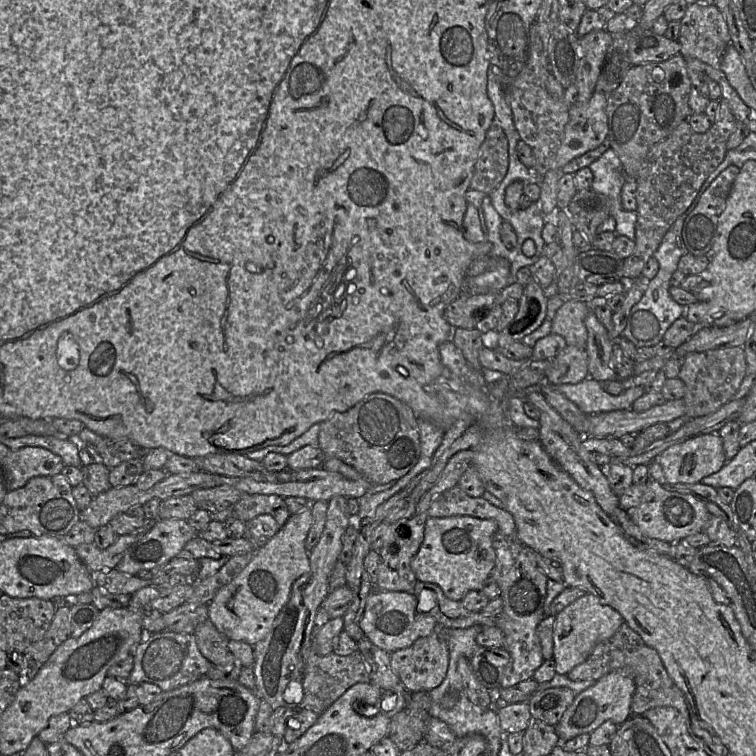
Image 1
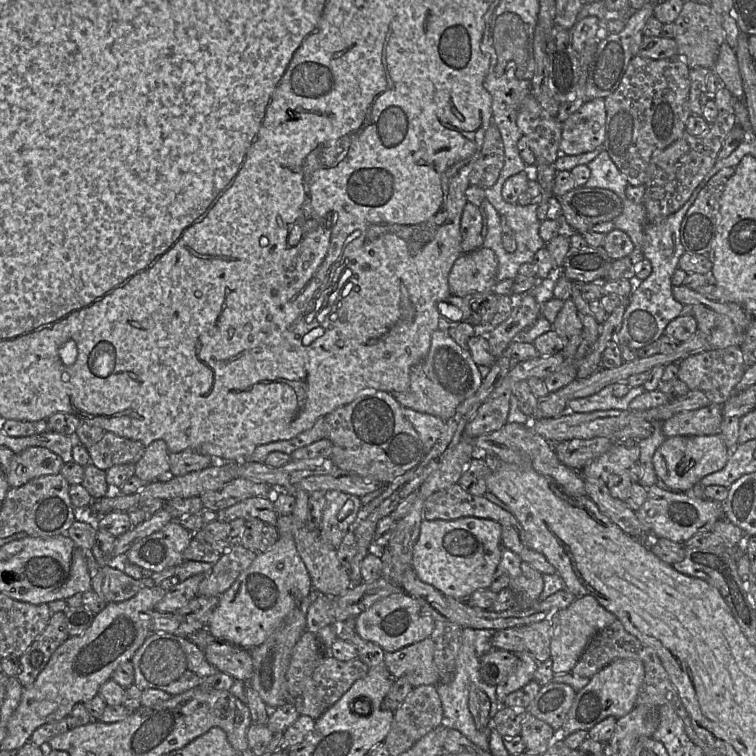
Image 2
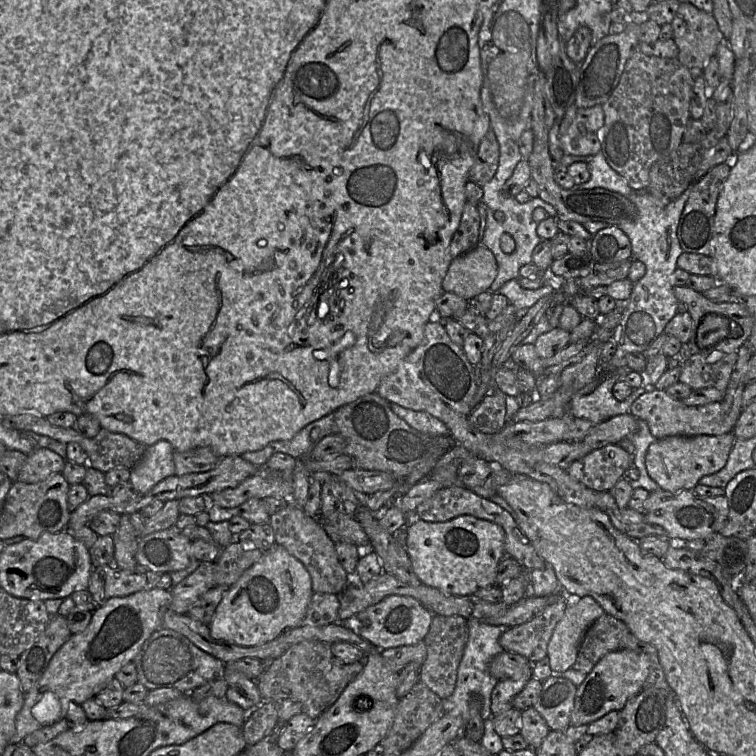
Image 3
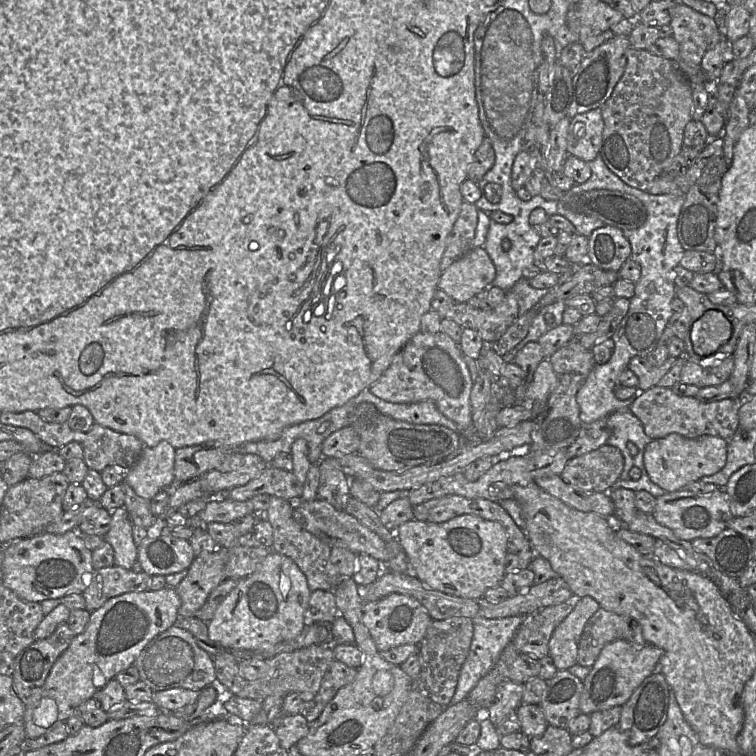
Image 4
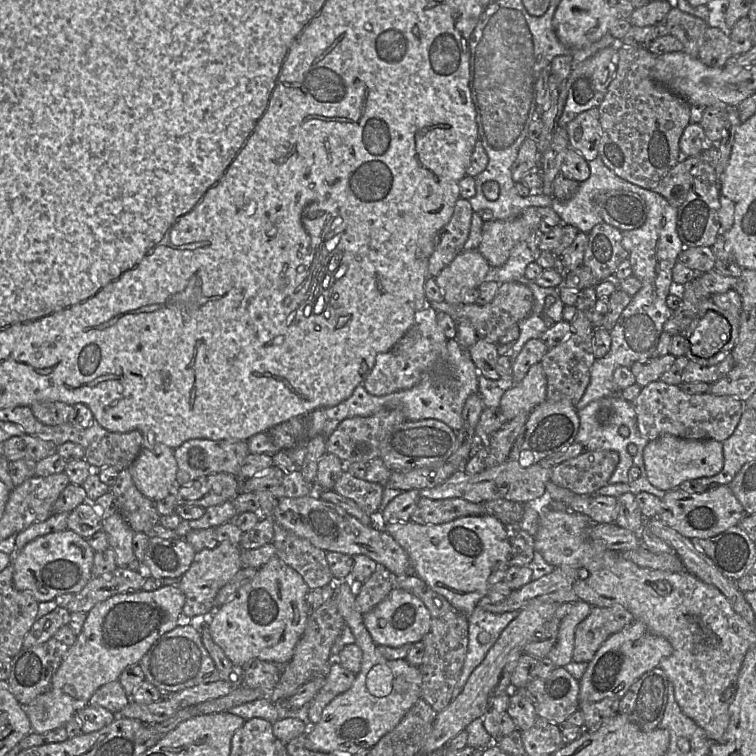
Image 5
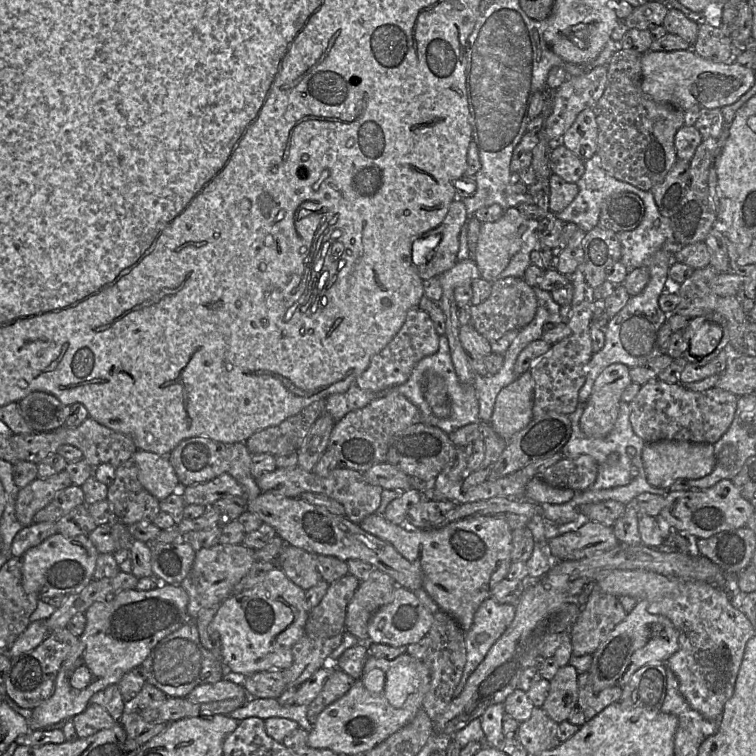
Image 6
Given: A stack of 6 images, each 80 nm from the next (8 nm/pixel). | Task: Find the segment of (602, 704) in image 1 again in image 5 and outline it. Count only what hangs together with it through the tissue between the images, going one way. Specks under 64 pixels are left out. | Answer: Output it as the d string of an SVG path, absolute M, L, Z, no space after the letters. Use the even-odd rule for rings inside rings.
M634 620L621 631L609 636L588 663L580 680L579 701L621 699L635 681L659 666L660 661L672 652L673 648L667 639L651 634L643 622Z

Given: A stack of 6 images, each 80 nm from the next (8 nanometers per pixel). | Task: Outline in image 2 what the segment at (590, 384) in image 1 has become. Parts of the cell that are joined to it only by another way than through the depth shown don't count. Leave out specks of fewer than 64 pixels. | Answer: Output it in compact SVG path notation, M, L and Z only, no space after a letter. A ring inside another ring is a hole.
M606 386L595 394L569 401L566 410L575 413L590 413L611 409L627 410L630 402L644 392L644 387L638 386L630 388L625 396L618 398L612 394L611 386Z

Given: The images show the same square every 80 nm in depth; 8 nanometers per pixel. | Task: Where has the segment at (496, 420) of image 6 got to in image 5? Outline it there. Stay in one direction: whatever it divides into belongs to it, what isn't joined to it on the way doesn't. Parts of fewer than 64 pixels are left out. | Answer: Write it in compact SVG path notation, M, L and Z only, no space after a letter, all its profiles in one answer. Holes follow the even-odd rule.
M541 362L529 369L525 378L508 389L500 400L499 409L507 421L520 413L530 413L547 399L547 379Z

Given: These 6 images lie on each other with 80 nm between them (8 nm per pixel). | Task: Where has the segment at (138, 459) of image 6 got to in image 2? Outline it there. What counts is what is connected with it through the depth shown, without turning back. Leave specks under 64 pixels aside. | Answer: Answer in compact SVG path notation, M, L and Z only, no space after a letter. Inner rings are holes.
M164 440L153 441L145 448L139 461L135 464L135 473L139 479L148 483L166 478L170 473L169 451Z

